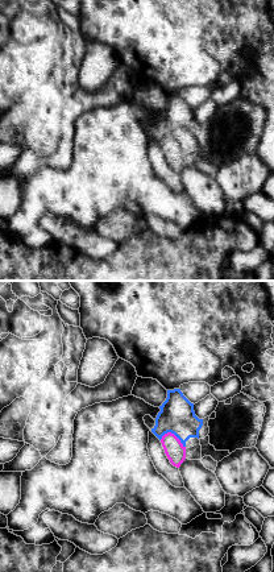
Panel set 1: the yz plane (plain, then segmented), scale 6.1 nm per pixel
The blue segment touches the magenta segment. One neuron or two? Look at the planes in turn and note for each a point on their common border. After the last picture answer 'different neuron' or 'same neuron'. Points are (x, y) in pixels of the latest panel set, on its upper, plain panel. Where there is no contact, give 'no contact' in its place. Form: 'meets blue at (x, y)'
meets blue at (173, 137)

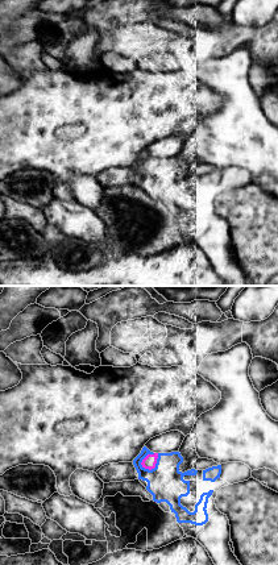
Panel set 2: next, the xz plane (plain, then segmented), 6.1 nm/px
meets blue at (156, 171)

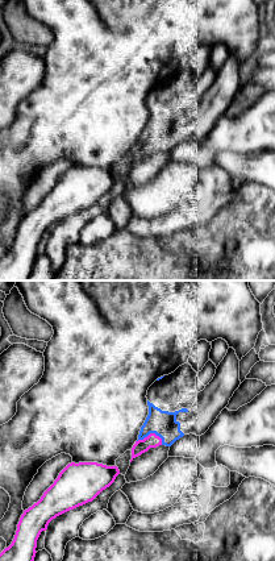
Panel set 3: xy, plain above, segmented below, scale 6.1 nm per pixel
meets blue at (149, 138)

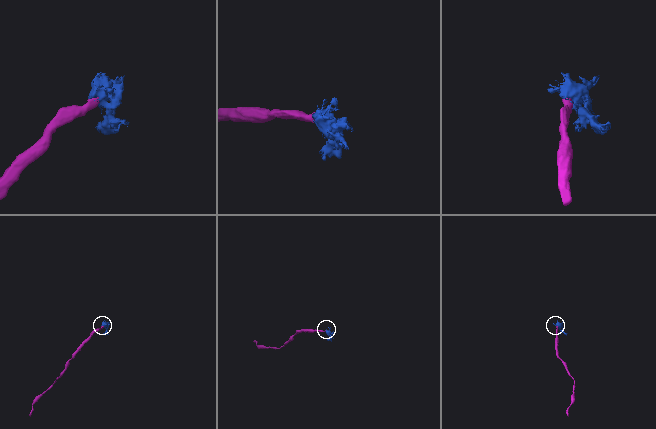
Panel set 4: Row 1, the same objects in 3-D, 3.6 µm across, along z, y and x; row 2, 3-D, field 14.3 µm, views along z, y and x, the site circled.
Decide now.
different neuron

